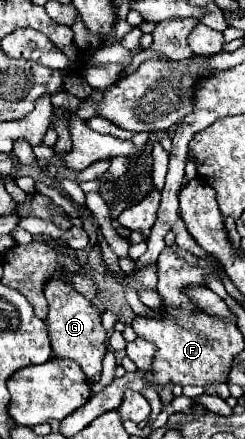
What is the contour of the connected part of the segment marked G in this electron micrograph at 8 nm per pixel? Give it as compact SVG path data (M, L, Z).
M52 276L44 288L44 294L50 304L46 318L52 350L56 358L70 358L78 362L88 380L94 380L102 372L102 358L108 352L108 332L102 326L102 312L90 304L82 294L74 290L70 282L62 276Z

